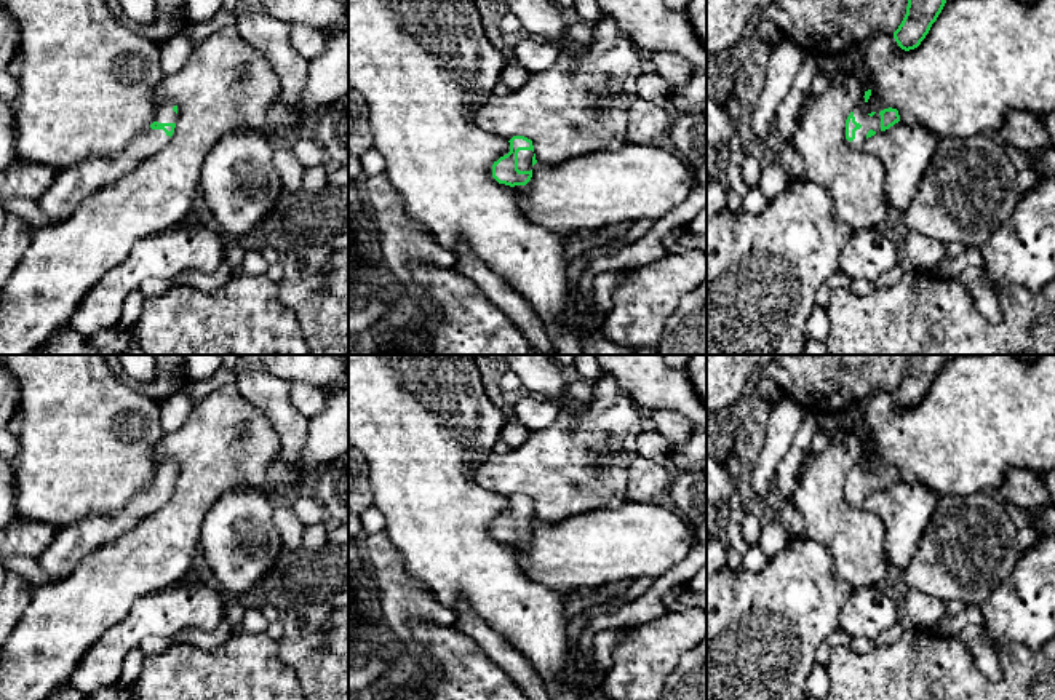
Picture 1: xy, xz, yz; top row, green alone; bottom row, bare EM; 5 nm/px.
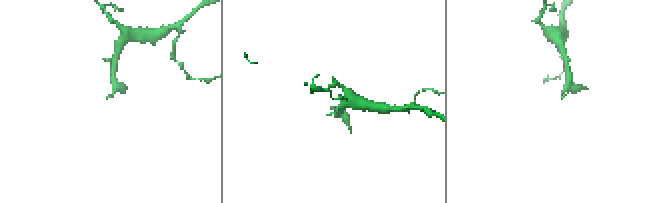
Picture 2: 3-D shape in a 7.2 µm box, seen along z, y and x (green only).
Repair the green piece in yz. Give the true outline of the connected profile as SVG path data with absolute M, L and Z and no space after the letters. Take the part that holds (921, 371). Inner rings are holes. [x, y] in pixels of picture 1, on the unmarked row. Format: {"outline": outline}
{"outline": "M908 355L906 372L894 390L898 404L905 409L918 406L937 379L945 361L945 355Z"}

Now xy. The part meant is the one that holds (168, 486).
{"outline": "M166 460L160 463L155 479L120 511L88 515L75 526L58 529L53 542L37 558L48 574L48 585L69 577L86 555L115 542L160 510L169 500L177 475L177 463Z"}

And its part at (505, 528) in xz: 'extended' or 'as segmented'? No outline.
extended

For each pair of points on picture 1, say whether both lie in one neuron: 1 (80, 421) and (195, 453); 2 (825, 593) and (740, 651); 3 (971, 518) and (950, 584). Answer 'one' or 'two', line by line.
1: two
2: one
3: one

